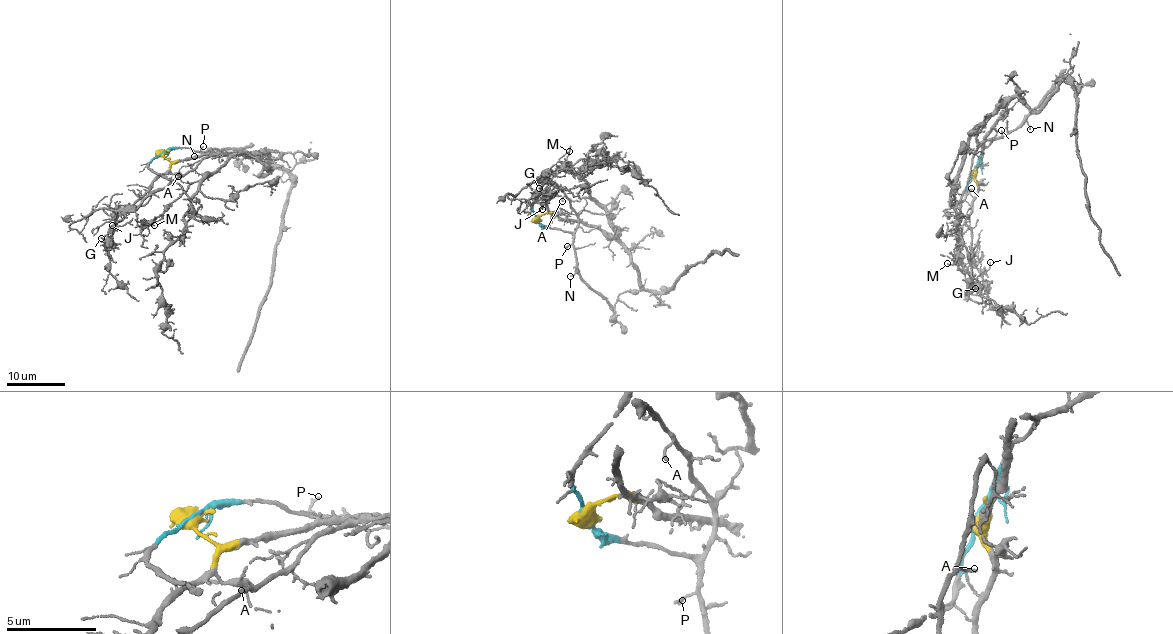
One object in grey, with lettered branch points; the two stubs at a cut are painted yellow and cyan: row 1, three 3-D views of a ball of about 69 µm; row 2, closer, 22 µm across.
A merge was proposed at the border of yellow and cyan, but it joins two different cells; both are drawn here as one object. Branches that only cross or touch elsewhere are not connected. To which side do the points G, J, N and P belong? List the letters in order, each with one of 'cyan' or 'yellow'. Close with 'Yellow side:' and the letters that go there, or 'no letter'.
G: yellow
J: yellow
N: cyan
P: cyan
Yellow side: G, J

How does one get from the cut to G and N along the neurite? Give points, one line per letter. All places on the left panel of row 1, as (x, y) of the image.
G: (163, 152), (163, 157), (170, 162), (168, 170), (118, 215), (111, 239), (101, 237)
N: (163, 152), (184, 146), (207, 152), (194, 156)

